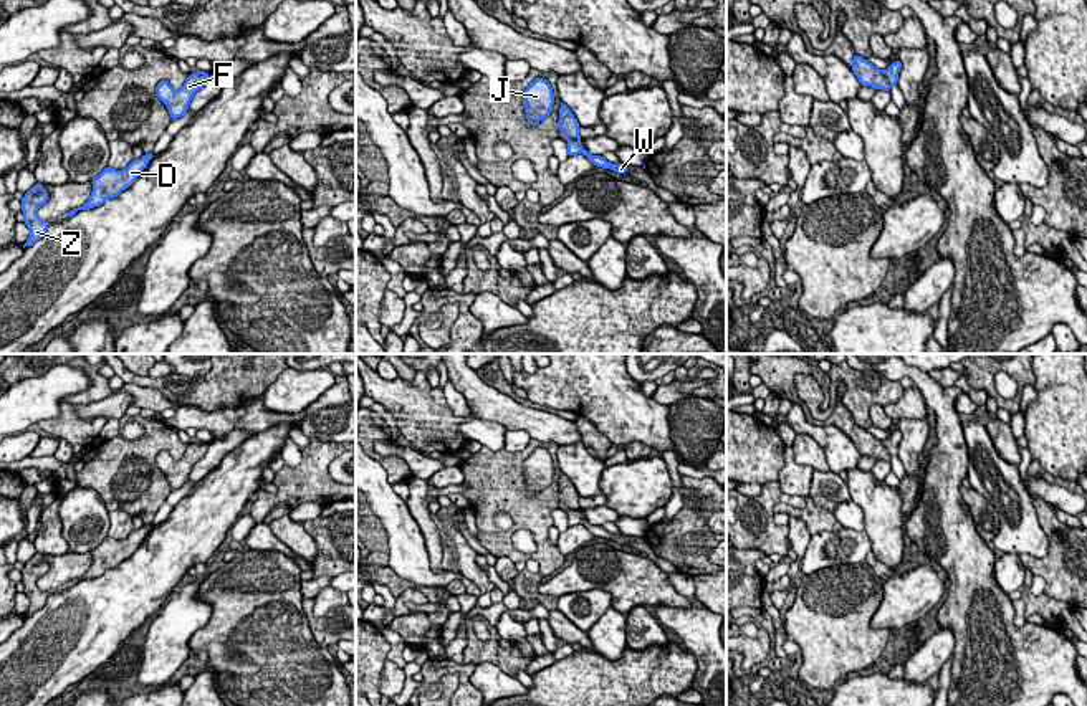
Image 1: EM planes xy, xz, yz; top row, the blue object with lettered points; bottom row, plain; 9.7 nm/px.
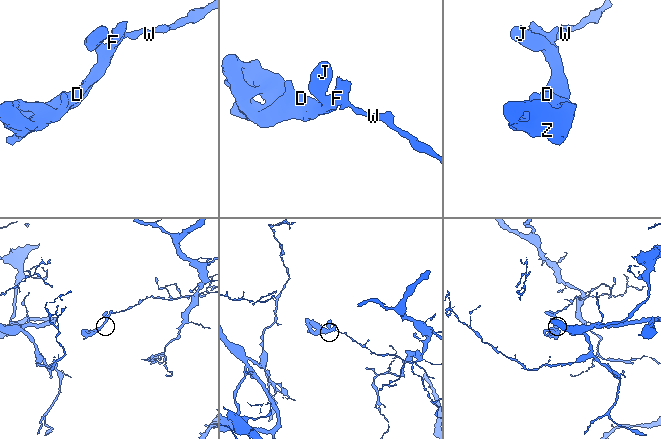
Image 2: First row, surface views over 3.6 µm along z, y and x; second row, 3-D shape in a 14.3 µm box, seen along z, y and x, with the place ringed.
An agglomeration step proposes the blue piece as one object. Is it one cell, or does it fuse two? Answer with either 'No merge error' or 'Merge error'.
Merge error

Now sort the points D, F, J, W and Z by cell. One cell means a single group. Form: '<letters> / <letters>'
D F J Z / W

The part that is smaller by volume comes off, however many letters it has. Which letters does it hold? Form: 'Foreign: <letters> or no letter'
Foreign: D, F, J, Z

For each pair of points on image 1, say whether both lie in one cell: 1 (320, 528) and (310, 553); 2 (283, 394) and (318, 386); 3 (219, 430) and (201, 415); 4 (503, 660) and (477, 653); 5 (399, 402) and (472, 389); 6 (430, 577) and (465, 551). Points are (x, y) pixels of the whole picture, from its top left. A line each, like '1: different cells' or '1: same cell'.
1: different cells
2: same cell
3: same cell
4: same cell
5: different cells
6: different cells

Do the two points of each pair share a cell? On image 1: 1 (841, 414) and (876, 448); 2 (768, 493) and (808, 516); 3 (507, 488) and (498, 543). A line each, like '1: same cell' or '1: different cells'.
1: same cell
2: different cells
3: same cell

